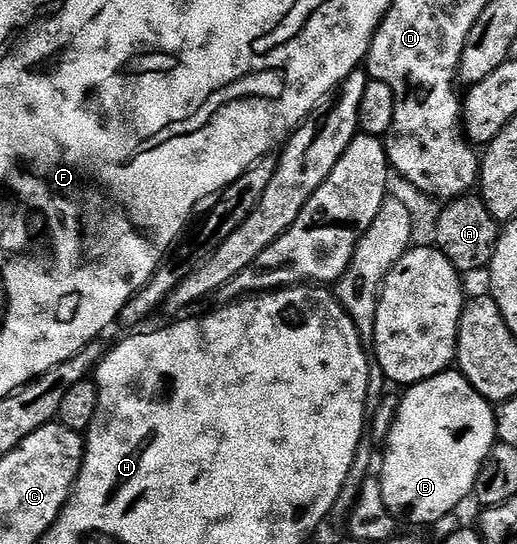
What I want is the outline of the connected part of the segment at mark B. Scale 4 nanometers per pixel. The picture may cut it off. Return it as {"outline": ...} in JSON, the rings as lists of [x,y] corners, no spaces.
{"outline":[[[449,370],[440,372],[434,378],[423,380],[417,384],[411,385],[407,389],[408,392],[399,399],[396,406],[396,417],[392,423],[392,429],[389,430],[386,443],[388,449],[384,452],[384,465],[380,468],[378,479],[382,486],[382,498],[386,498],[386,506],[392,511],[393,516],[409,520],[412,524],[428,524],[435,526],[442,518],[453,515],[457,511],[456,507],[463,502],[464,499],[473,495],[476,479],[478,478],[478,470],[482,470],[482,462],[486,462],[486,458],[490,454],[492,445],[497,443],[496,439],[496,414],[493,405],[482,394],[478,394],[478,390],[474,390],[474,386],[464,377],[458,370]]]}

